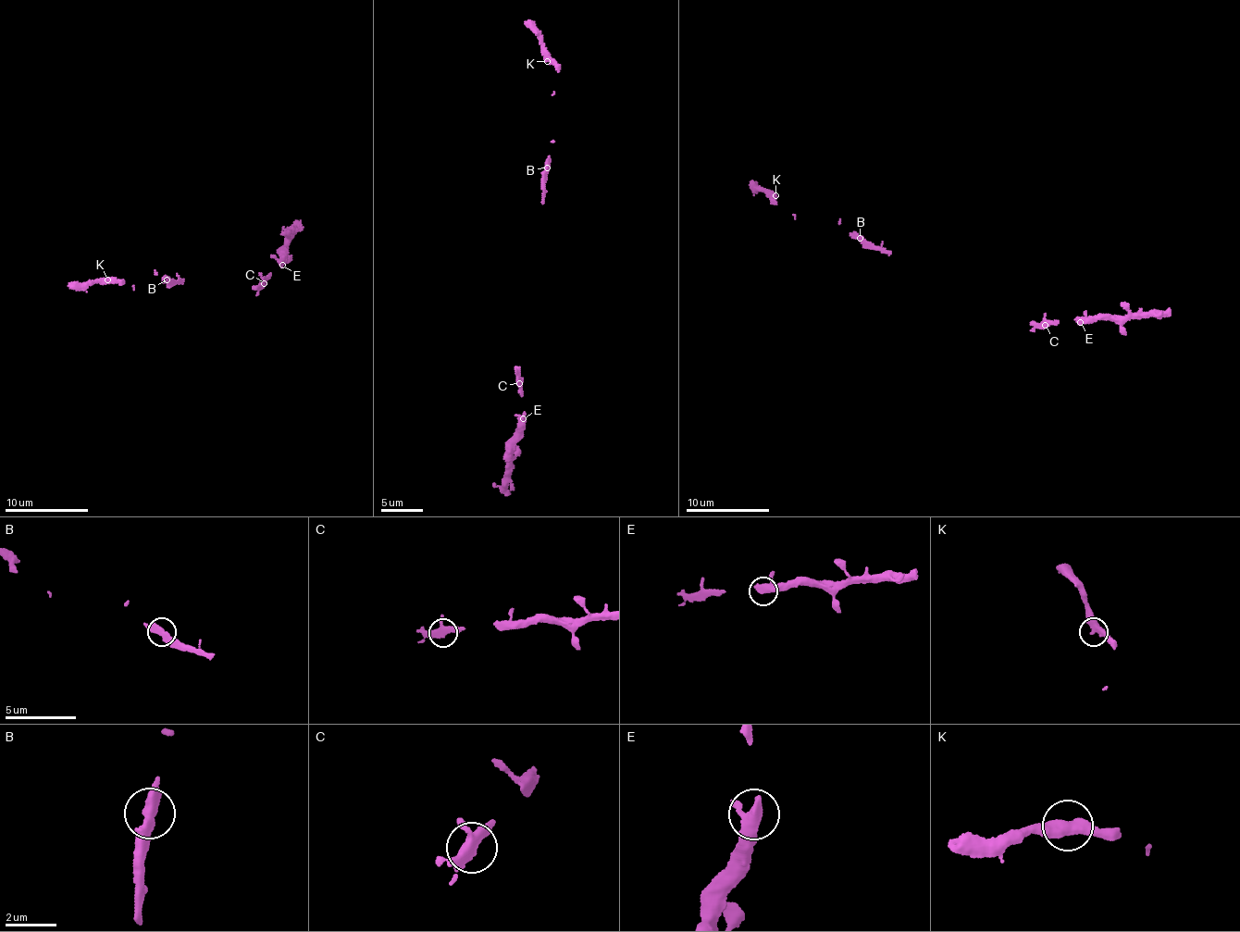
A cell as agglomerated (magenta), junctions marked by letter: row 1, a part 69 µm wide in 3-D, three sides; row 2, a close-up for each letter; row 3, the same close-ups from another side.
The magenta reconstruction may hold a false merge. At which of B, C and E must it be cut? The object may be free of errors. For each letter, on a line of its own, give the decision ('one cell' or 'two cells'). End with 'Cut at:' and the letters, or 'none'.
B: one cell
C: one cell
E: one cell
Cut at: none

